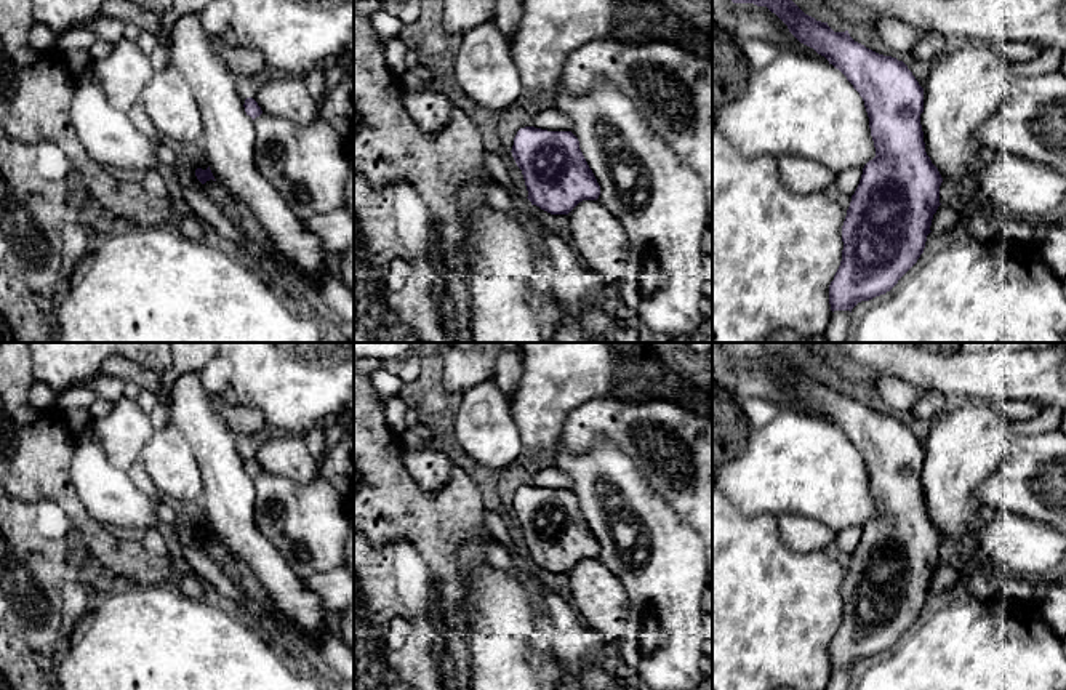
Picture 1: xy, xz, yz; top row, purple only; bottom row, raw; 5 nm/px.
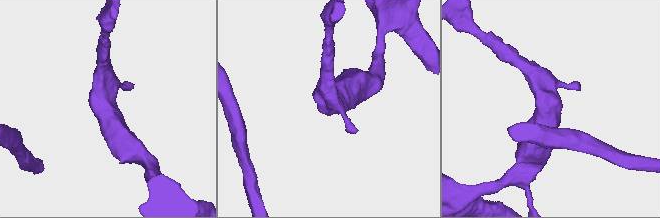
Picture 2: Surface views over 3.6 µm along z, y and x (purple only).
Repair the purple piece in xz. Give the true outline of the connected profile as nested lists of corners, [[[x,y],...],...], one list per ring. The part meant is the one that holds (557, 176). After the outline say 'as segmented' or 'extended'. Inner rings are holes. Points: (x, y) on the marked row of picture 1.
[[[520,128],[511,152],[531,205],[551,215],[568,215],[579,202],[599,199],[600,186],[571,131]]] | as segmented

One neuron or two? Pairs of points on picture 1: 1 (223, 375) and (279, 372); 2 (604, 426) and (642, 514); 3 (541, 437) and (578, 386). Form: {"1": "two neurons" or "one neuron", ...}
{"1": "two neurons", "2": "two neurons", "3": "one neuron"}

